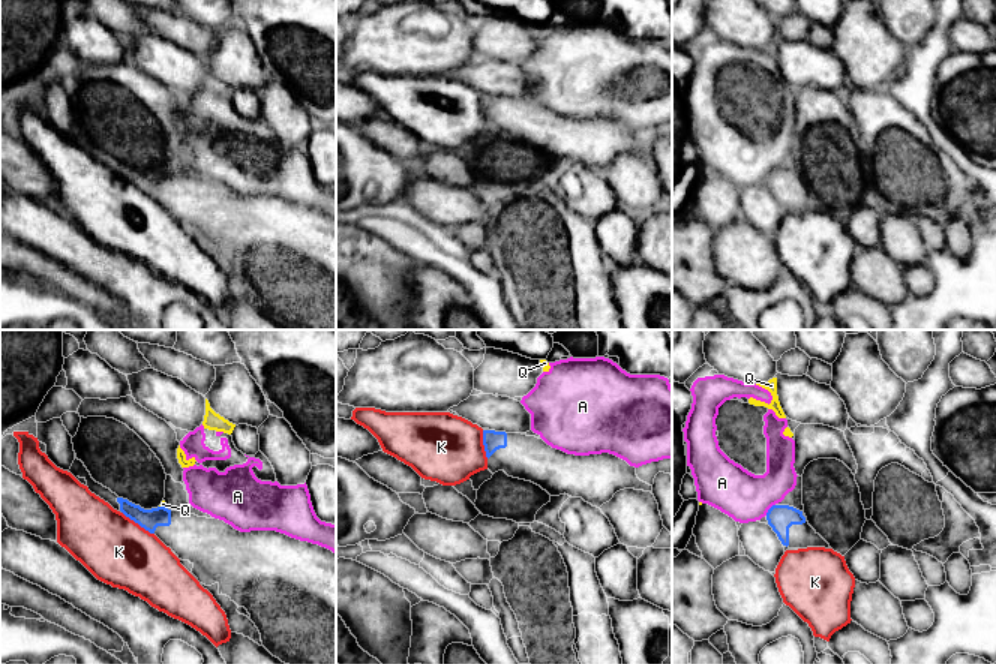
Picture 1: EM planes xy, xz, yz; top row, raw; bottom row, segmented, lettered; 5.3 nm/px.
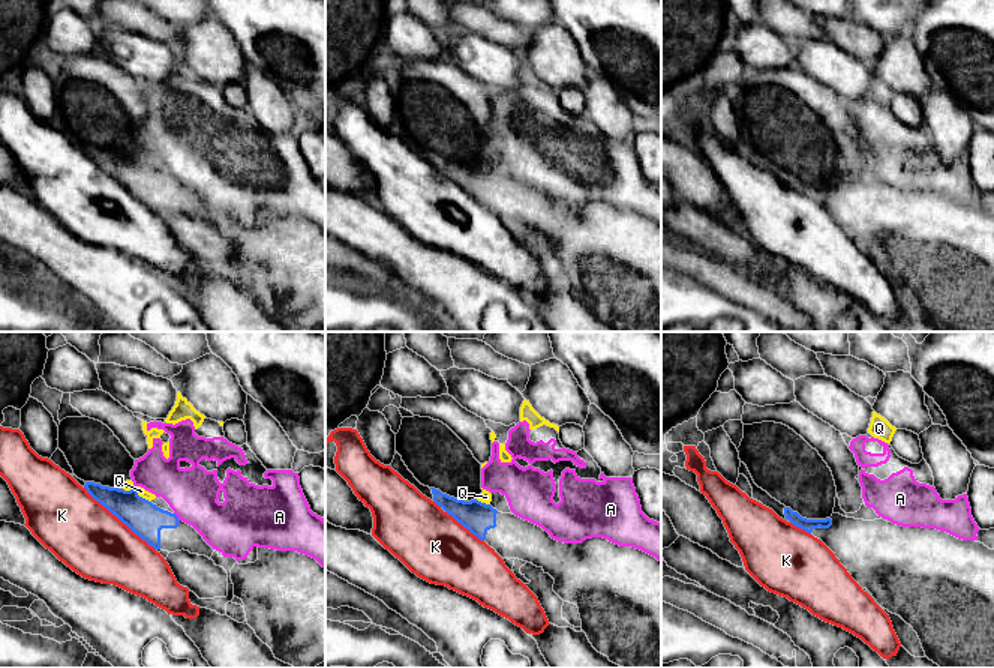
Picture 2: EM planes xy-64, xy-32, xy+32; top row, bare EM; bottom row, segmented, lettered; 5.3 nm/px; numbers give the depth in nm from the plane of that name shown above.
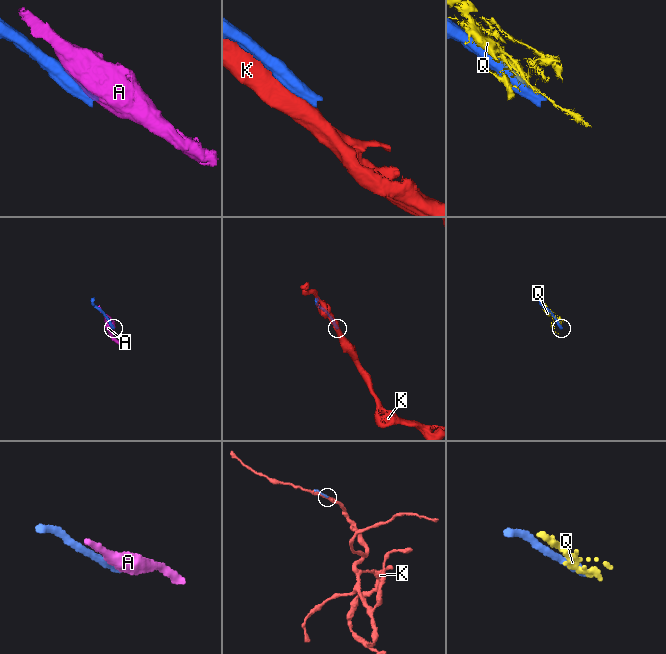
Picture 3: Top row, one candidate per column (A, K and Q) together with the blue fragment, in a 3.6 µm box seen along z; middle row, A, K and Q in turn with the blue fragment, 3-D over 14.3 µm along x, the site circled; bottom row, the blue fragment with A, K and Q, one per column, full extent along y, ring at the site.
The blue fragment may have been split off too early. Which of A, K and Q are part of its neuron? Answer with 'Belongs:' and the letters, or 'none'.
Belongs: none

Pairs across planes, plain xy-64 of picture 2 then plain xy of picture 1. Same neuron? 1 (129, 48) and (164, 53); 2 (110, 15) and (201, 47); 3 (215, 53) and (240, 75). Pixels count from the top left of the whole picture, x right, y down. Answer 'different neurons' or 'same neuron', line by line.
1: same neuron
2: same neuron
3: same neuron

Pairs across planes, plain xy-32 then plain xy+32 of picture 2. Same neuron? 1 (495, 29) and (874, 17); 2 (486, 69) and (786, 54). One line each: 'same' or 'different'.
1: different
2: different

